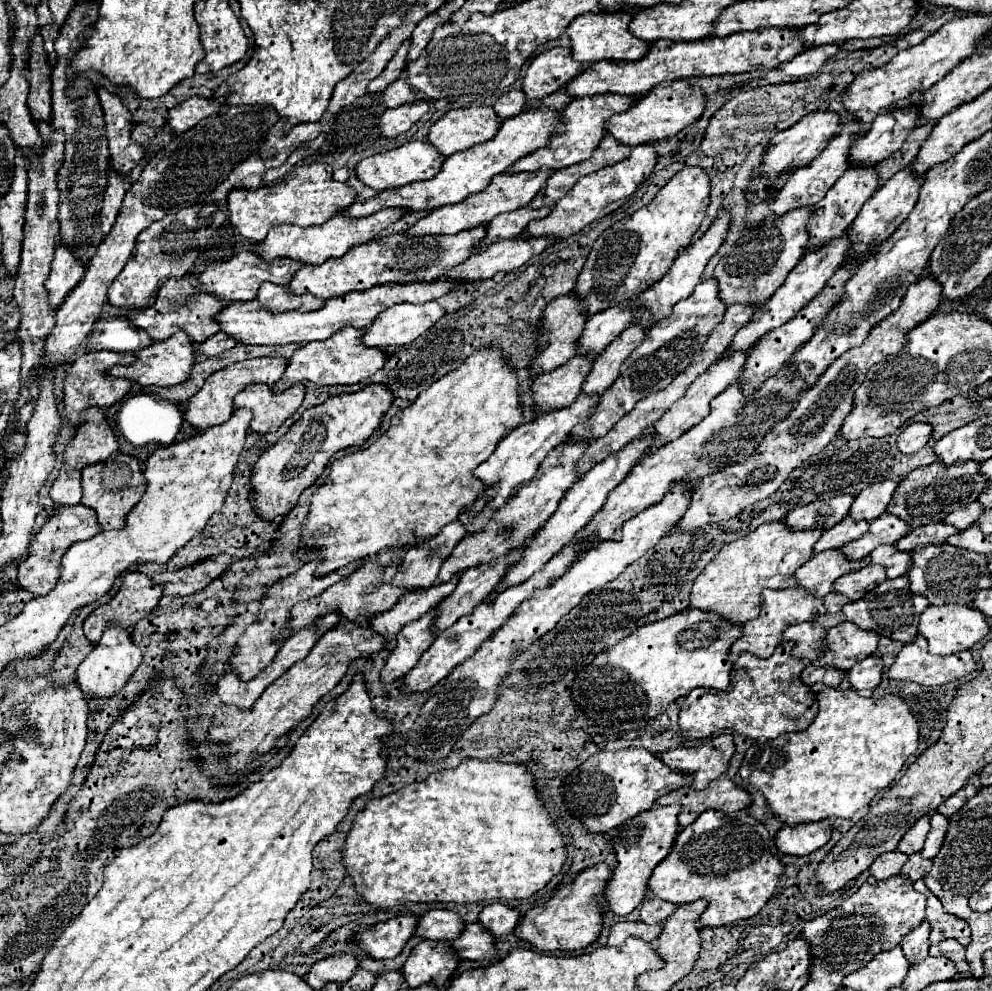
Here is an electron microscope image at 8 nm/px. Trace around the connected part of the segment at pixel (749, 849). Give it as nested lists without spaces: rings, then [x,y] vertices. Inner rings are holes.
[[[706,809],[692,825],[680,829],[676,835],[676,841],[672,845],[672,851],[660,863],[648,881],[648,889],[662,901],[668,903],[690,903],[696,899],[706,899],[708,907],[700,915],[700,925],[702,927],[720,927],[734,923],[736,919],[748,919],[754,917],[766,901],[774,895],[774,889],[778,885],[778,877],[782,873],[782,863],[778,861],[776,855],[772,855],[772,843],[770,835],[764,827],[762,821],[754,819],[748,811],[740,813],[720,813],[716,809]]]

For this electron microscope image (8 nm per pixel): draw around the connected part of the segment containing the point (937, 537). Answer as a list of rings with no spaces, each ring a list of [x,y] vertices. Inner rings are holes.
[[[930,523],[924,527],[916,527],[914,531],[910,531],[904,539],[900,539],[898,543],[894,543],[894,547],[898,551],[912,551],[916,547],[922,545],[930,545],[930,543],[944,543],[946,537],[954,535],[958,529],[948,527],[946,523]]]

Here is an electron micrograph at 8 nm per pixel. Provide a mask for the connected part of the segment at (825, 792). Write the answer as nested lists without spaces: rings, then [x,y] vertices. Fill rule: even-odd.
[[[812,689],[818,701],[818,715],[812,725],[798,733],[784,733],[770,743],[754,743],[740,765],[740,777],[758,789],[774,817],[786,825],[798,825],[806,821],[820,821],[830,817],[852,817],[858,809],[866,807],[878,791],[888,787],[906,759],[918,747],[918,723],[912,717],[908,705],[896,695],[884,695],[880,699],[862,697],[854,689]]]

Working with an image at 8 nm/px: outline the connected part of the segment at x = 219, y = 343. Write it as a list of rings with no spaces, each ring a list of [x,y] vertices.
[[[218,331],[216,335],[208,337],[204,343],[196,343],[196,353],[204,355],[204,357],[216,357],[232,347],[234,347],[232,339],[228,339],[228,335],[224,335],[222,331]]]

